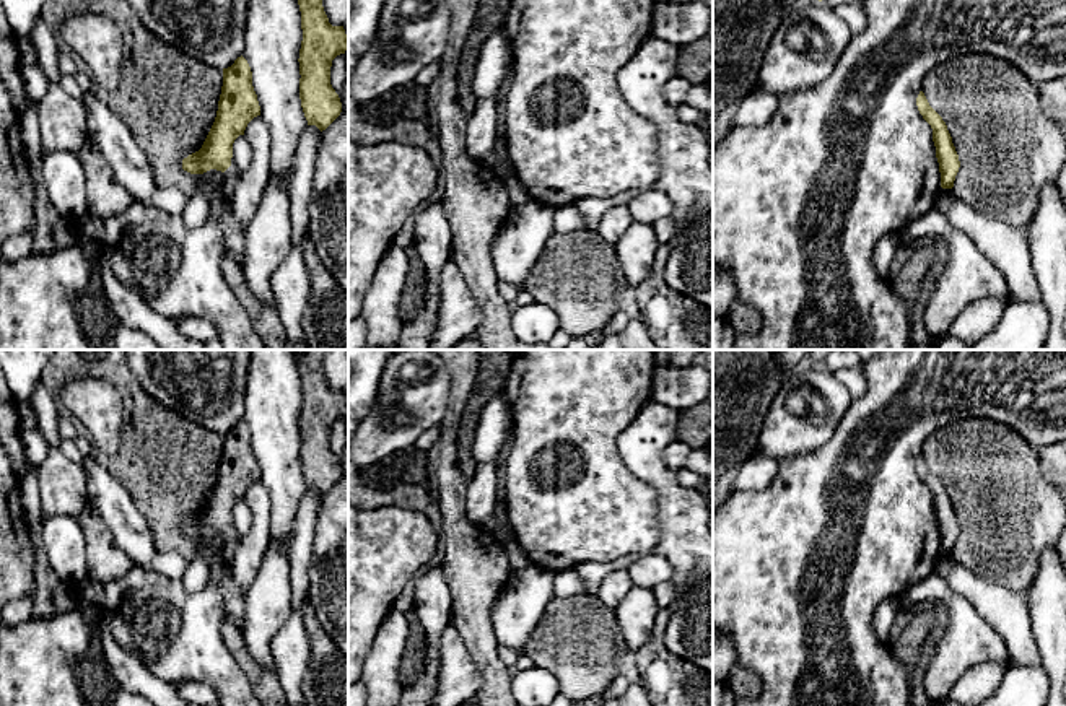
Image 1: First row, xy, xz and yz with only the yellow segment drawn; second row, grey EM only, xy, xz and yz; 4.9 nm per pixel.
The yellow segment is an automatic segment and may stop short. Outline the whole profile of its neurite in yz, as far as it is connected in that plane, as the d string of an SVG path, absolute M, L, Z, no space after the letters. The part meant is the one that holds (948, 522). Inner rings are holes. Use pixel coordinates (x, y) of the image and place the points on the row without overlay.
M920 455L916 462L916 470L923 483L933 493L933 506L936 511L936 522L937 522L939 537L941 537L941 551L952 553L955 540L960 532L960 525L959 525L955 511L952 508L952 501L947 495L947 490L942 485L942 482L929 470L923 455Z

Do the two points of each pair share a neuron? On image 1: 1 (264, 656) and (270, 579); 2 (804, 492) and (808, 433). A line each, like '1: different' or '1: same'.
1: same
2: different

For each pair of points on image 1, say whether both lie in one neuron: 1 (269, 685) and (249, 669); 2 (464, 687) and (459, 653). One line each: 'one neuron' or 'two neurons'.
1: one neuron
2: one neuron

